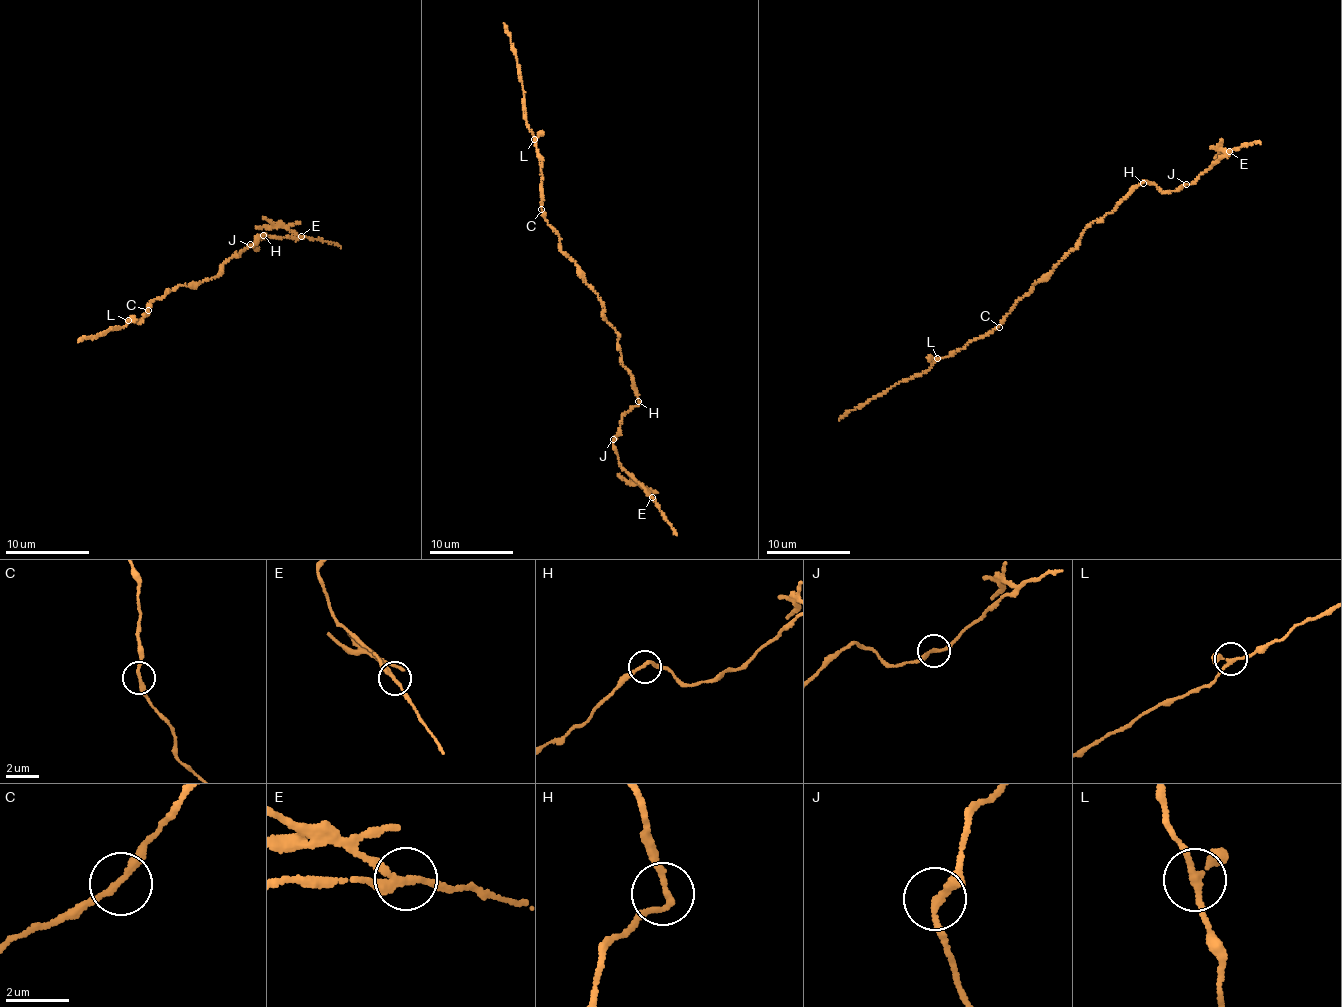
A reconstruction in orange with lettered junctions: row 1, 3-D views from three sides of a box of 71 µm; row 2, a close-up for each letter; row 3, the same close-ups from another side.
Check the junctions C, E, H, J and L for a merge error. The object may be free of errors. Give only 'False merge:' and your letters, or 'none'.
False merge: E

